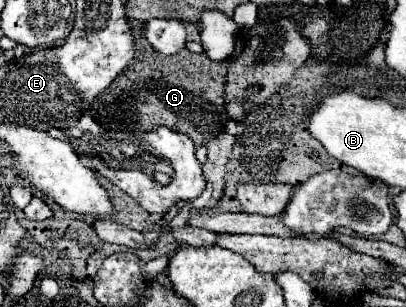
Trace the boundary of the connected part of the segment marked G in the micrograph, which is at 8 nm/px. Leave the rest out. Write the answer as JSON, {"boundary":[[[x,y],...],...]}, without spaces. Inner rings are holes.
{"boundary":[[[130,20],[130,26],[138,44],[136,62],[94,100],[90,108],[92,118],[106,128],[126,128],[128,132],[150,132],[158,126],[186,128],[186,136],[190,136],[194,144],[208,144],[218,138],[228,120],[224,84],[230,62],[214,62],[204,52],[194,54],[188,48],[182,48],[182,52],[174,56],[158,56],[146,40],[146,24]]]}

